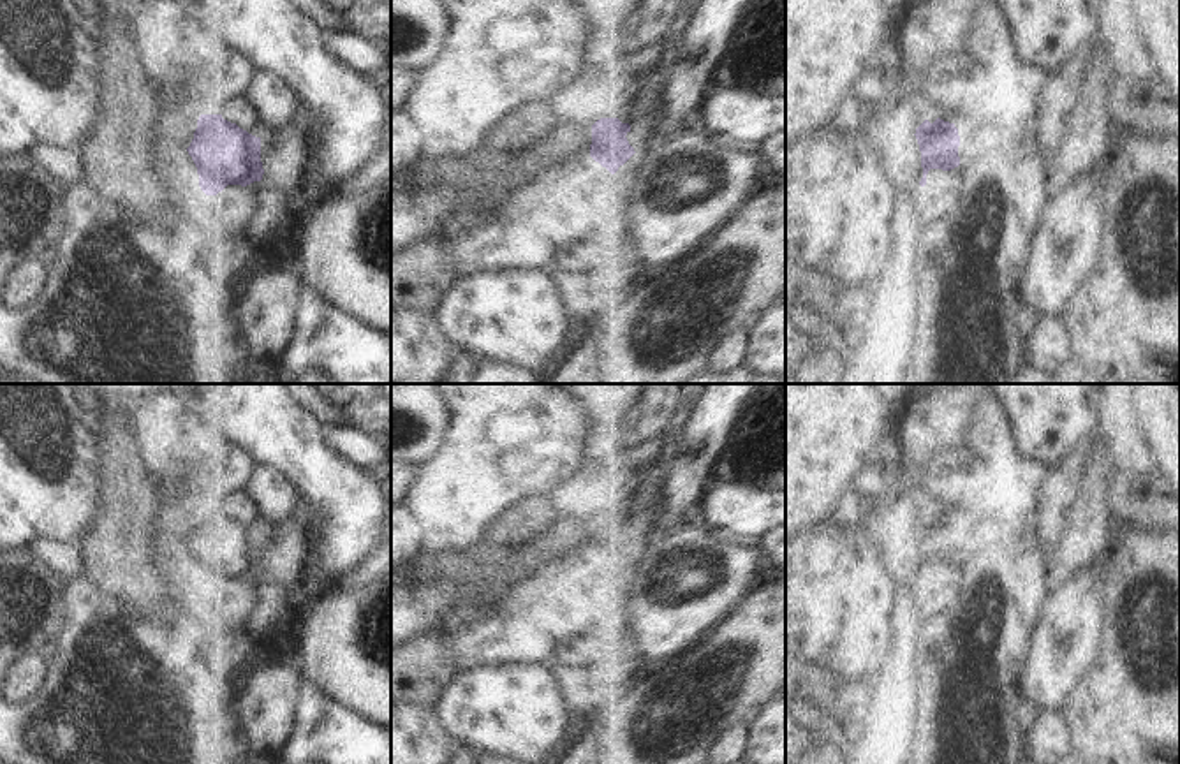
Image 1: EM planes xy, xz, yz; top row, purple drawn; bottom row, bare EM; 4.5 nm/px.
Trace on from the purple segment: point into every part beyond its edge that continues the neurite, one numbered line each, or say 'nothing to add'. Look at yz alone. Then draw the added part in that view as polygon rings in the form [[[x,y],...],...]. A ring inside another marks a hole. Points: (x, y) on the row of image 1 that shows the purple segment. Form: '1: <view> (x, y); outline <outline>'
1: yz (987, 134); outline [[[1029,83],[1002,86],[1000,97],[956,121],[960,144],[967,150],[965,164],[1000,160],[1009,150],[1027,144],[1037,123],[1037,106]]]

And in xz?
1: xz (566, 203); outline [[[571,157],[546,167],[507,194],[490,220],[451,239],[453,278],[502,269],[555,268],[555,257],[576,241],[609,232],[608,194],[613,174],[592,157]]]

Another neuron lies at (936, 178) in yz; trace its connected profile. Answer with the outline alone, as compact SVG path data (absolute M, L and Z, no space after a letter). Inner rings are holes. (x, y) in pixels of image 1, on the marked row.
M930 169L926 174L925 188L935 197L935 204L944 201L944 180L948 171L942 169Z

